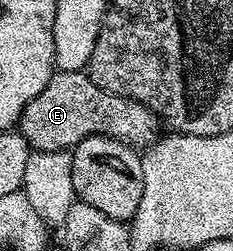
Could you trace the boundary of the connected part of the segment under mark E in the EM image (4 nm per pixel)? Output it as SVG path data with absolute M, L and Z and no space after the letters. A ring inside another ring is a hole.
M56 70L49 77L45 89L41 89L41 93L25 105L17 130L25 137L32 152L70 152L90 135L108 135L130 143L136 149L143 149L160 138L161 124L145 105L101 89L101 85L94 83L86 70Z

